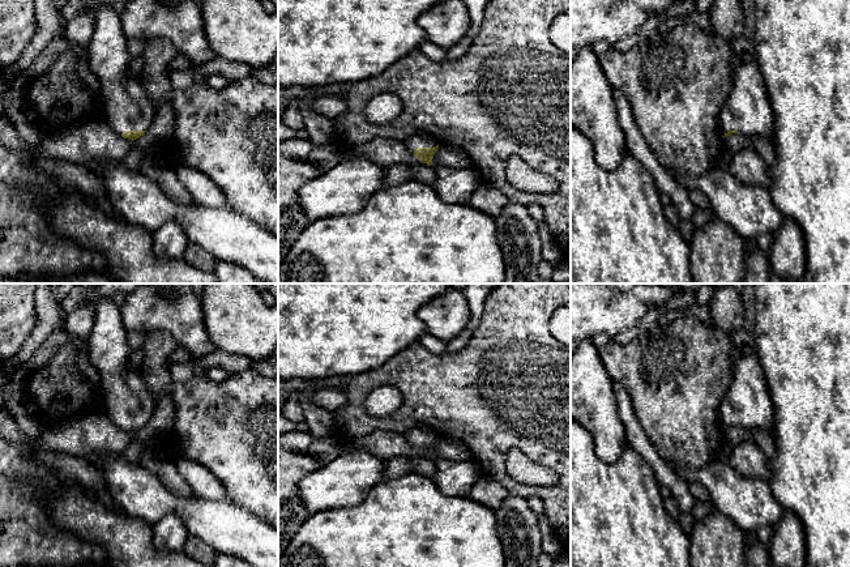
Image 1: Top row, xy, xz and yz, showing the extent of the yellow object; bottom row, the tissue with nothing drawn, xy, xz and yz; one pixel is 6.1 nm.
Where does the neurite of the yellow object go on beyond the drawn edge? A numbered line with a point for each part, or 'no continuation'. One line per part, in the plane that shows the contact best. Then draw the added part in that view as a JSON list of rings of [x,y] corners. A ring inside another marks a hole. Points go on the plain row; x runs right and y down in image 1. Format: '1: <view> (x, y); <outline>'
1: xy (127, 399); [[[99,286],[91,287],[82,303],[94,307],[93,327],[86,336],[86,357],[102,376],[102,408],[119,429],[124,423],[148,423],[157,402],[141,376],[141,368],[129,366],[133,350],[127,342],[120,307]]]

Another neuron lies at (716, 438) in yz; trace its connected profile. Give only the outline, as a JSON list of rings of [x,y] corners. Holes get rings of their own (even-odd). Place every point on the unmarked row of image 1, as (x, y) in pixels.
[[[685,314],[669,325],[653,325],[625,345],[610,341],[598,351],[612,383],[628,392],[633,413],[662,460],[670,468],[680,465],[697,470],[708,462],[718,461],[725,440],[718,408],[734,378],[736,361],[732,359],[732,349],[729,332],[708,327],[696,315]]]

